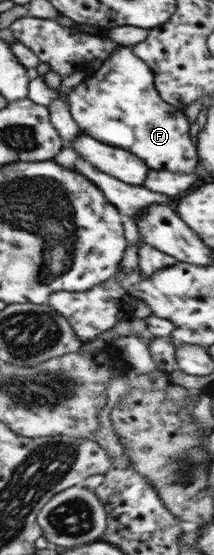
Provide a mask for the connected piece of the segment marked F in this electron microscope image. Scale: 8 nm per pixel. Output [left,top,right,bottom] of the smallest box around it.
[66,46,198,175]

